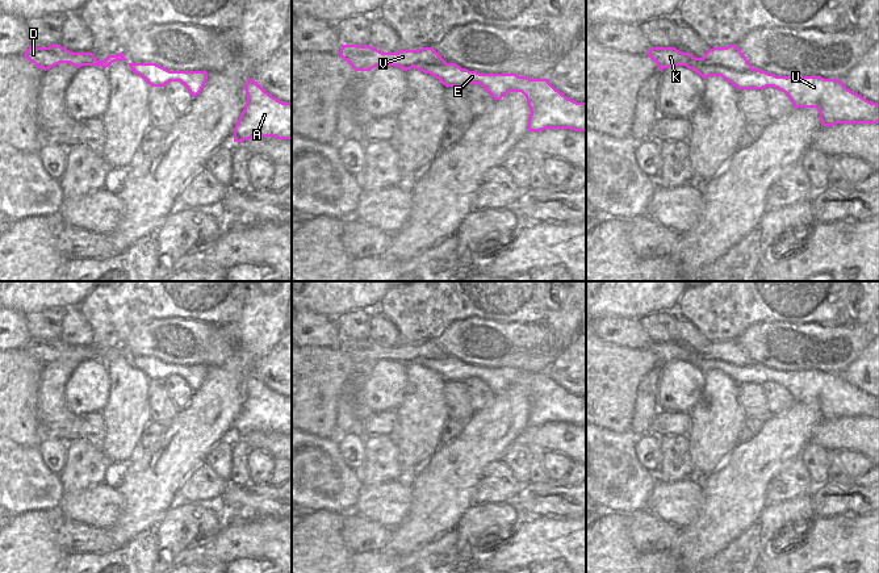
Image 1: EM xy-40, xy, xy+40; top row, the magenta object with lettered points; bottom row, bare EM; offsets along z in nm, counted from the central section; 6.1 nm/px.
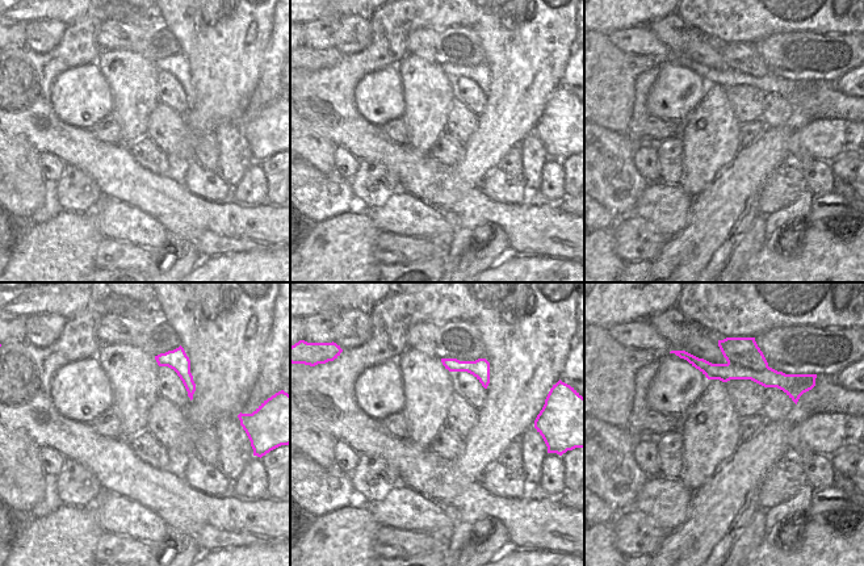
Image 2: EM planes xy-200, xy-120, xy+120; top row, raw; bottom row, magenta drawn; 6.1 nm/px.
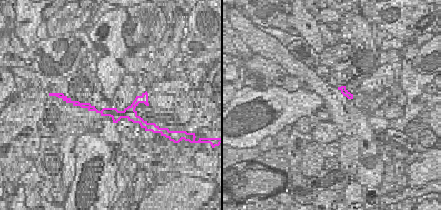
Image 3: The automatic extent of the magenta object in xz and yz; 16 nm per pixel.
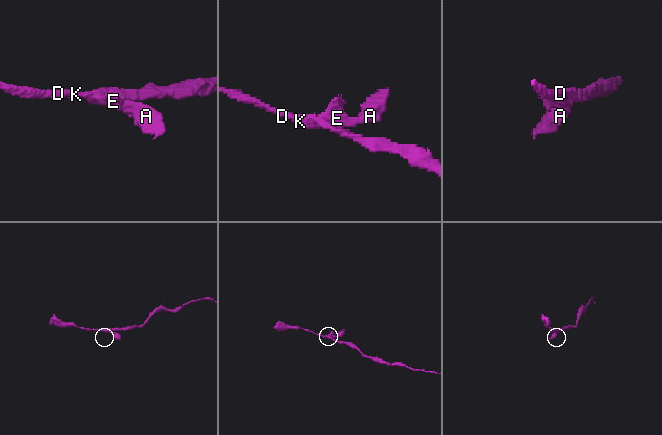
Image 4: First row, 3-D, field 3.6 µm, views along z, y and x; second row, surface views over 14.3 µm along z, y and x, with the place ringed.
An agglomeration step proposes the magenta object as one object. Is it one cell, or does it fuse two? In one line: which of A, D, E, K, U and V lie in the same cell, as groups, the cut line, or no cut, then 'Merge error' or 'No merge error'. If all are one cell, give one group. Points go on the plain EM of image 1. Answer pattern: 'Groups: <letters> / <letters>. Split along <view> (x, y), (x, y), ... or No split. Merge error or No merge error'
Groups: A D E K U V. No split. No merge error

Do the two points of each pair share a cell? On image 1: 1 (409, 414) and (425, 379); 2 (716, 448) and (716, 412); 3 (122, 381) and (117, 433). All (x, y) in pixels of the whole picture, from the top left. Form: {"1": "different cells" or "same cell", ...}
{"1": "same cell", "2": "same cell", "3": "same cell"}

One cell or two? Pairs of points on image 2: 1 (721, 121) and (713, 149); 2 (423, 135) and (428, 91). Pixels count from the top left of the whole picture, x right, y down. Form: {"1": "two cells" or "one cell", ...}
{"1": "one cell", "2": "one cell"}

